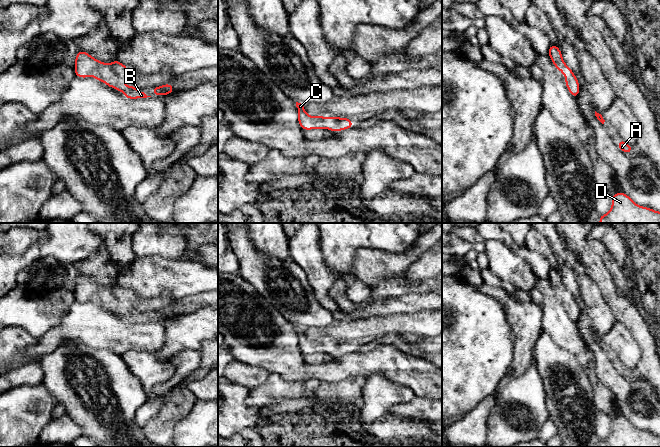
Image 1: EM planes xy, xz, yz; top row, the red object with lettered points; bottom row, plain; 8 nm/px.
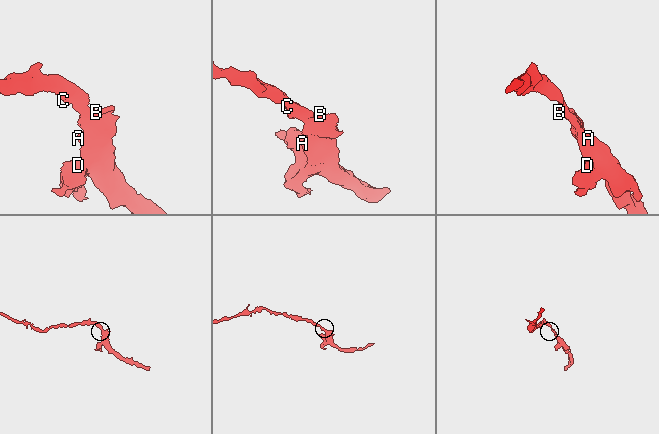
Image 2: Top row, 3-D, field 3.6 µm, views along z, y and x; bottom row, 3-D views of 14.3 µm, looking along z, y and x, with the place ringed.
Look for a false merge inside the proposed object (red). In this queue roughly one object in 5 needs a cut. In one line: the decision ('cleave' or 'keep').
keep

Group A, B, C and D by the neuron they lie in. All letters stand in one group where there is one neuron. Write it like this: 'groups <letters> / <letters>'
groups A B C D

